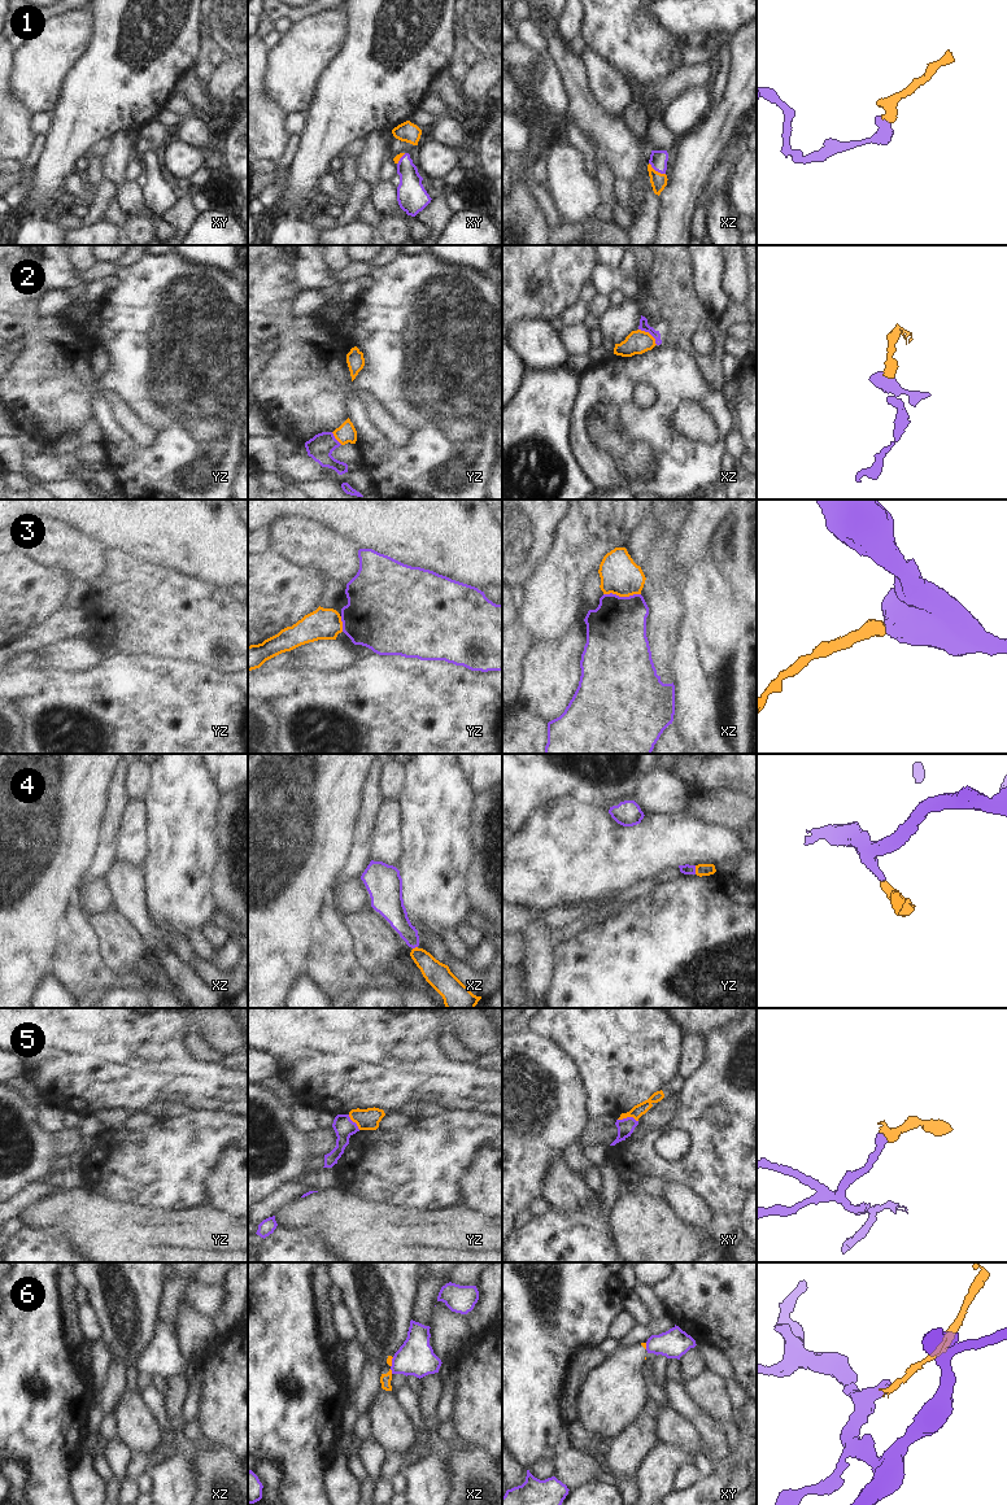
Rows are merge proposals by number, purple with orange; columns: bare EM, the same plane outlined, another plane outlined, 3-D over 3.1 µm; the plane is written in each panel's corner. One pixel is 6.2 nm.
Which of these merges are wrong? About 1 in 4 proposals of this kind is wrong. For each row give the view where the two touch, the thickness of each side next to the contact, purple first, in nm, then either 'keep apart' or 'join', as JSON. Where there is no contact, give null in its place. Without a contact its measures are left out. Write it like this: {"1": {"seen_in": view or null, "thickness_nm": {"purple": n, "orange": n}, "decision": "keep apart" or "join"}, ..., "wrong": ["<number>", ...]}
{"1": {"seen_in": "xz", "thickness_nm": {"purple": 110, "orange": 100}, "decision": "join"}, "2": {"seen_in": "xz", "thickness_nm": {"purple": 60, "orange": 150}, "decision": "join"}, "3": {"seen_in": "xz", "thickness_nm": {"purple": 360, "orange": 240}, "decision": "keep apart"}, "4": {"seen_in": "yz", "thickness_nm": {"purple": 60, "orange": 80}, "decision": "join"}, "5": {"seen_in": "xy", "thickness_nm": {"purple": 110, "orange": 80}, "decision": "keep apart"}, "6": {"seen_in": "xz", "thickness_nm": {"purple": 220, "orange": 70}, "decision": "keep apart"}, "wrong": ["3", "5", "6"]}

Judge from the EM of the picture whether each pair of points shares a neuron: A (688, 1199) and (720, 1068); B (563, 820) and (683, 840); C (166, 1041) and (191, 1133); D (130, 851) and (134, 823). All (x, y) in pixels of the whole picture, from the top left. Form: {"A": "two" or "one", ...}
{"A": "two", "B": "one", "C": "two", "D": "one"}

